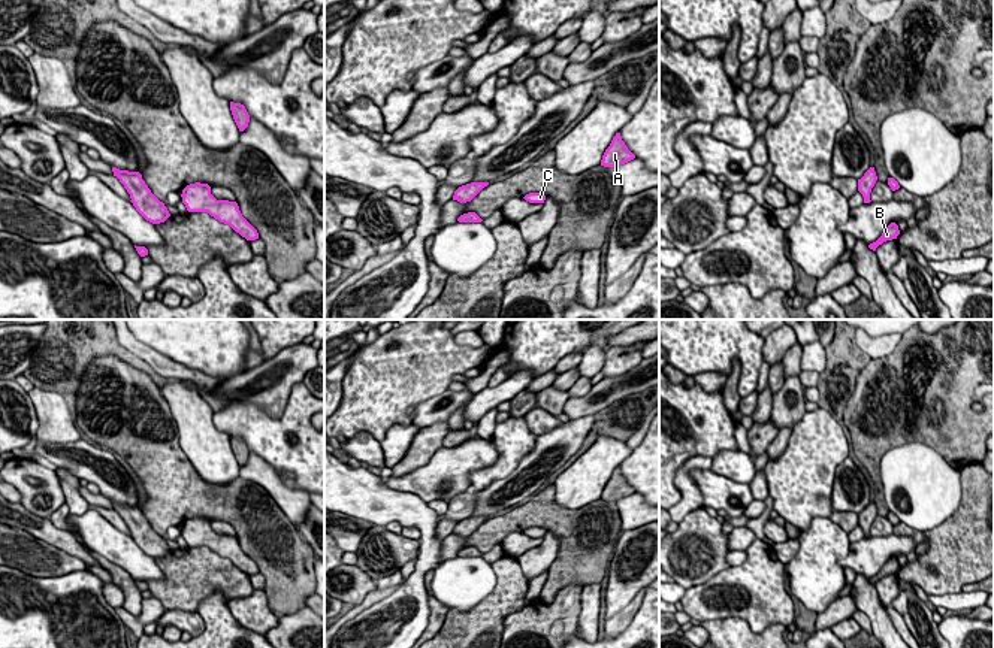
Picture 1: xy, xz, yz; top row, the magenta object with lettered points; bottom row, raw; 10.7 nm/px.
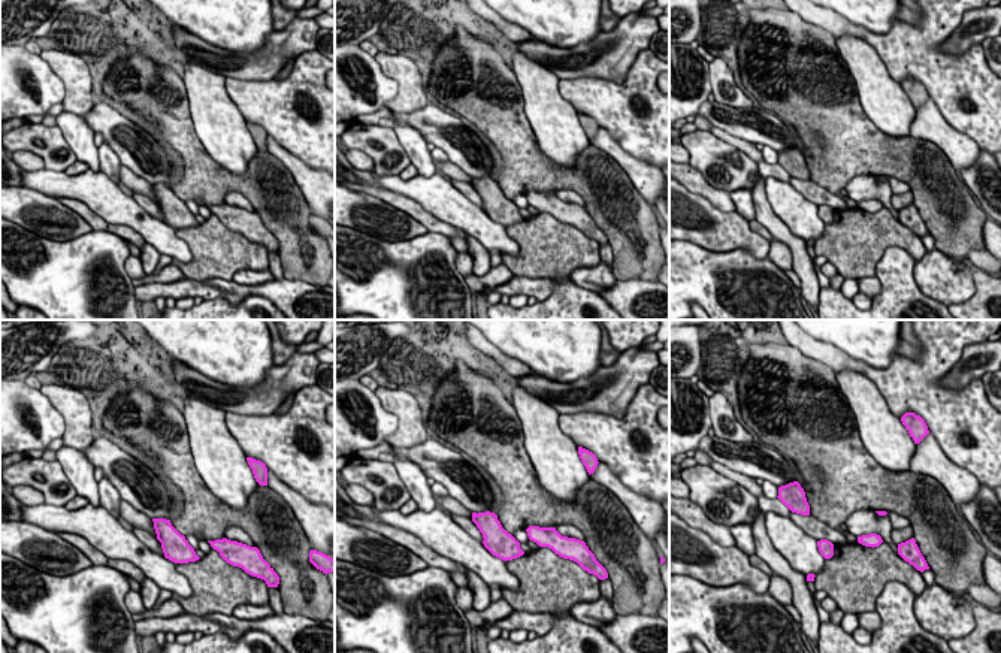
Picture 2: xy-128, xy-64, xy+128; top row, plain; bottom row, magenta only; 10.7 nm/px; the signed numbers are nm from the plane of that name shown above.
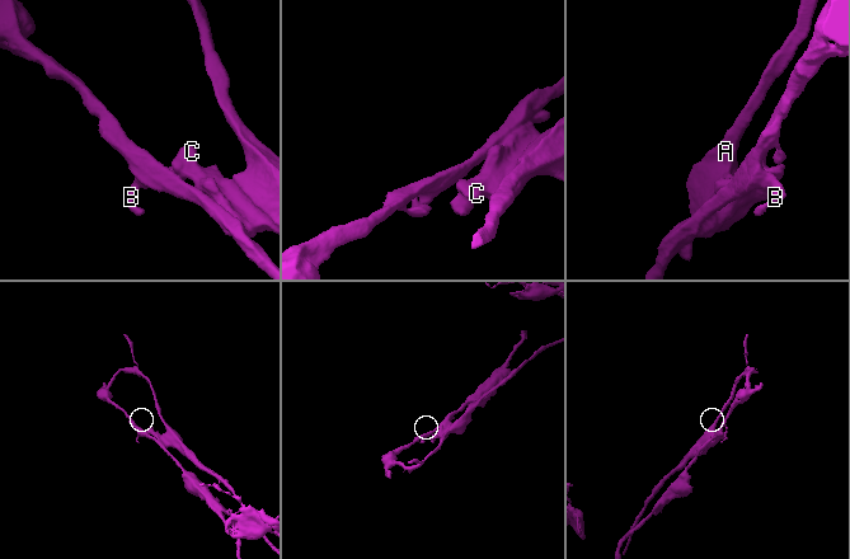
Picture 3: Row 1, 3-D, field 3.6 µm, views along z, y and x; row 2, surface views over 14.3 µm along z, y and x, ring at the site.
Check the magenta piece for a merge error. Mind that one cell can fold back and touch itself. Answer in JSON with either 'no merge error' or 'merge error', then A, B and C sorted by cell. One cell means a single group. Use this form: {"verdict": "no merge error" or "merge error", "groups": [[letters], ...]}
{"verdict": "no merge error", "groups": [["A", "B", "C"]]}

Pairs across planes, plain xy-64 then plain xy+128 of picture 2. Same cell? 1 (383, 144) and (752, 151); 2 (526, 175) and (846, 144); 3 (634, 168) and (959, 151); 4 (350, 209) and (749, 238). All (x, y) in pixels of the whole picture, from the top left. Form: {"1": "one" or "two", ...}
{"1": "two", "2": "one", "3": "one", "4": "one"}

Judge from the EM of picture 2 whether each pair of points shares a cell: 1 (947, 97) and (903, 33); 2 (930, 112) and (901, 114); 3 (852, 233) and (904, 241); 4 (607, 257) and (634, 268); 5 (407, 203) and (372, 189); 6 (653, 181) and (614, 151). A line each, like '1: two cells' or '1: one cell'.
1: one cell
2: two cells
3: one cell
4: two cells
5: one cell
6: one cell

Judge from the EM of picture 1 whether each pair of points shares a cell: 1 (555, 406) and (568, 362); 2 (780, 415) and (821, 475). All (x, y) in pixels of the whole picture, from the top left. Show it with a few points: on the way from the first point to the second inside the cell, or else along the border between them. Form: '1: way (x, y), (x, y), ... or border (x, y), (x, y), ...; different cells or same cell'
1: way (555, 396), (555, 390), (568, 377), (568, 372); same cell
2: border (806, 411), (795, 424), (785, 450), (772, 462); different cells

